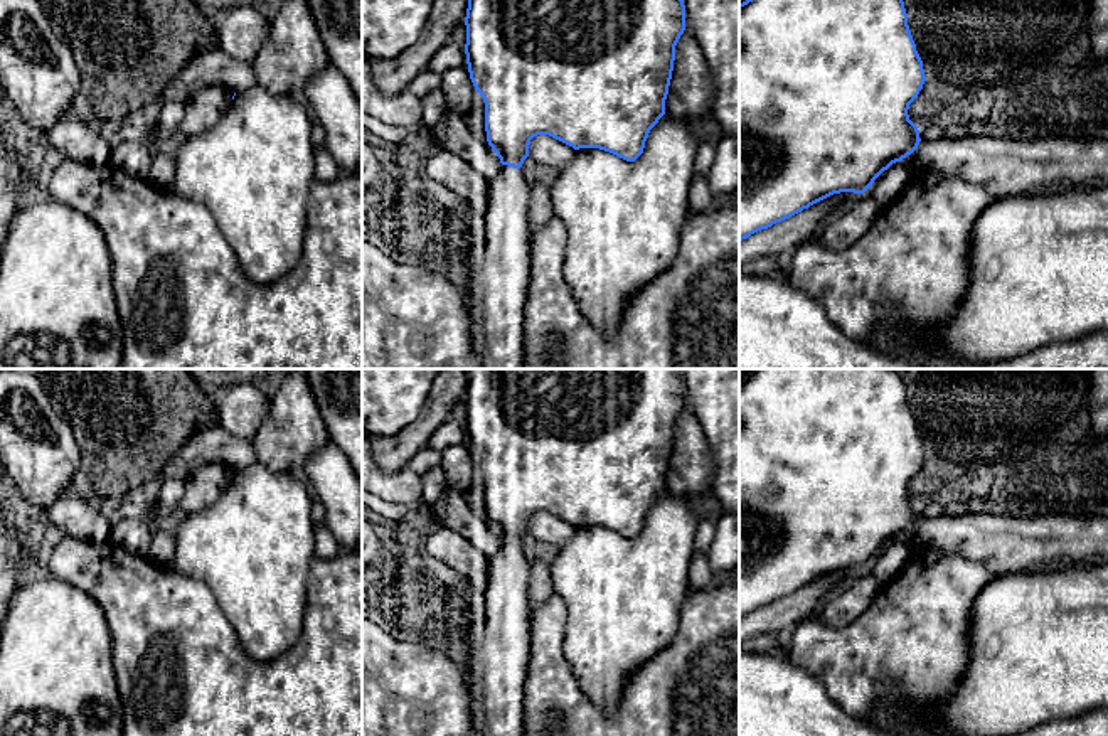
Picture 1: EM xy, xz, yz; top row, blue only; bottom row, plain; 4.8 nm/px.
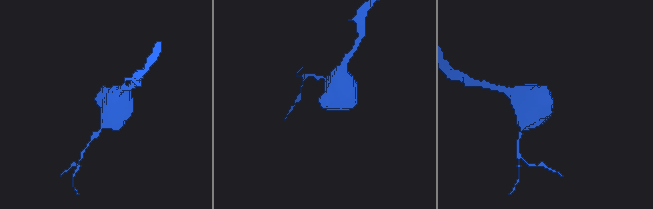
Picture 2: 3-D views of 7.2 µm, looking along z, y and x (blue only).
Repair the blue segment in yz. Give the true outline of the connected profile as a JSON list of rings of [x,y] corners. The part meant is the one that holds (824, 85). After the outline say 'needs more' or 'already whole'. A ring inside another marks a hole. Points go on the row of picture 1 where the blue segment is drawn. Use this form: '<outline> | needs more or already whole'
[[[746,0],[739,3],[739,243],[834,194],[864,194],[884,170],[913,152],[916,155],[909,165],[911,175],[926,170],[955,175],[970,184],[980,185],[997,197],[1027,194],[1054,184],[1083,184],[1086,187],[1101,187],[1108,184],[1108,133],[1095,138],[1032,138],[1015,133],[993,135],[990,131],[980,131],[977,135],[965,133],[960,138],[941,136],[935,141],[921,140],[919,126],[909,120],[908,109],[923,89],[924,81],[923,61],[916,51],[903,0]]] | needs more

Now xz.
[[[468,0],[466,64],[485,103],[487,141],[502,168],[490,180],[487,246],[478,276],[477,337],[483,369],[520,369],[524,354],[524,307],[530,280],[529,202],[530,184],[520,167],[530,140],[549,135],[574,150],[599,148],[635,162],[650,130],[665,115],[675,45],[685,30],[684,0]]] | needs more

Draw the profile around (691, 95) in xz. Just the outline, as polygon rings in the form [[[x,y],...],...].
[[[685,29],[675,45],[665,115],[692,125],[697,118],[711,115],[712,106],[714,84],[706,57],[694,35]]]

